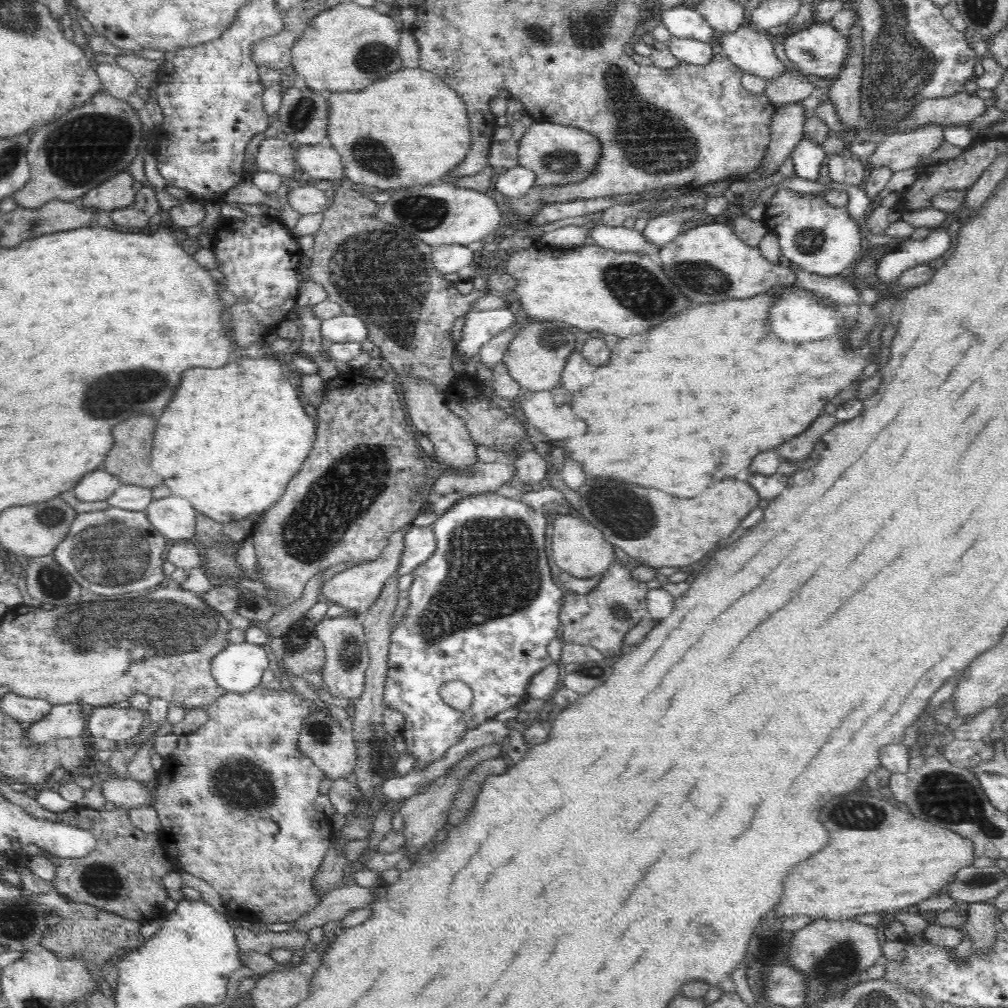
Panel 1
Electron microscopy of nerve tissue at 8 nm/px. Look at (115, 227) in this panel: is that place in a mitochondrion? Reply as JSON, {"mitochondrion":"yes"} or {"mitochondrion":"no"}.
{"mitochondrion":"no"}

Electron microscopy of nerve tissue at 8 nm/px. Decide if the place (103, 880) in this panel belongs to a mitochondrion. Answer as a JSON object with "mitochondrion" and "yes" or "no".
{"mitochondrion":"yes"}

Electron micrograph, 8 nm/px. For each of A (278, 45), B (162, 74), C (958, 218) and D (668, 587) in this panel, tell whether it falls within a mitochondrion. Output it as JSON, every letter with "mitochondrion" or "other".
{"A":"other","B":"other","C":"other","D":"other"}

